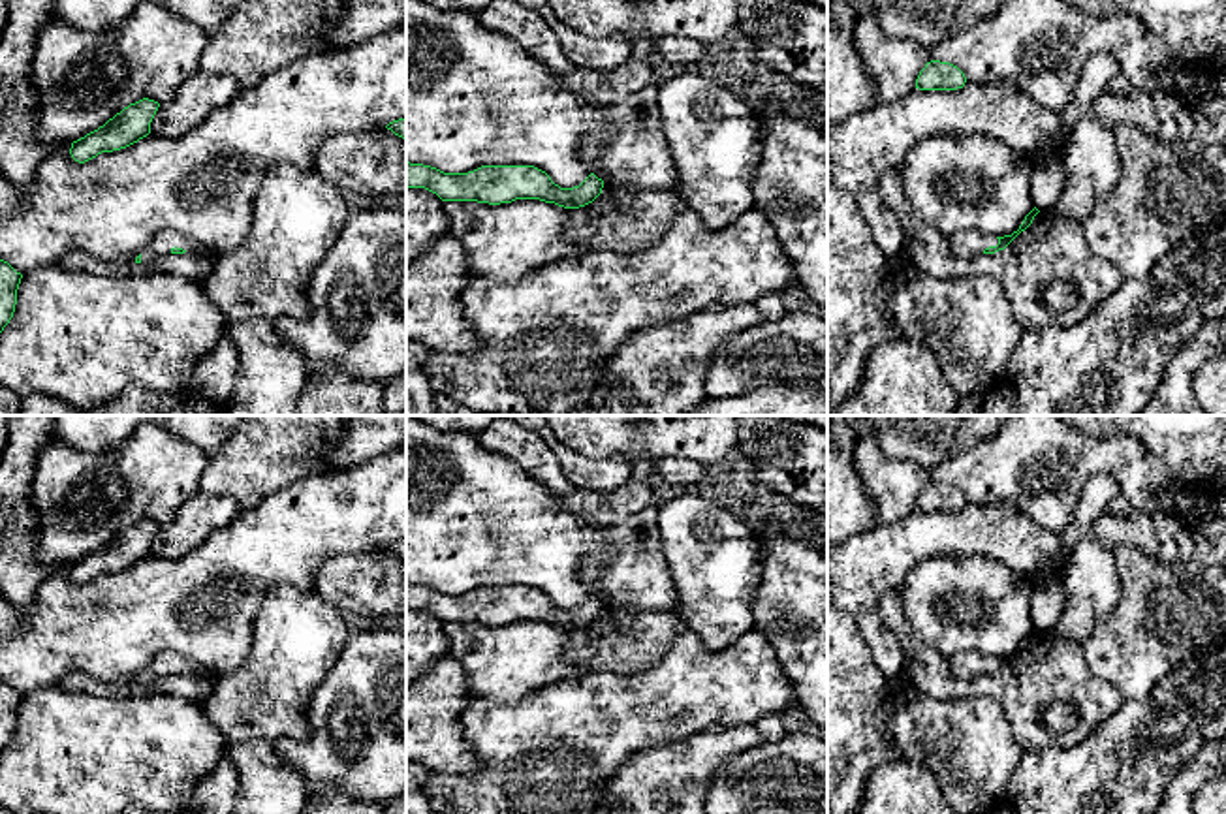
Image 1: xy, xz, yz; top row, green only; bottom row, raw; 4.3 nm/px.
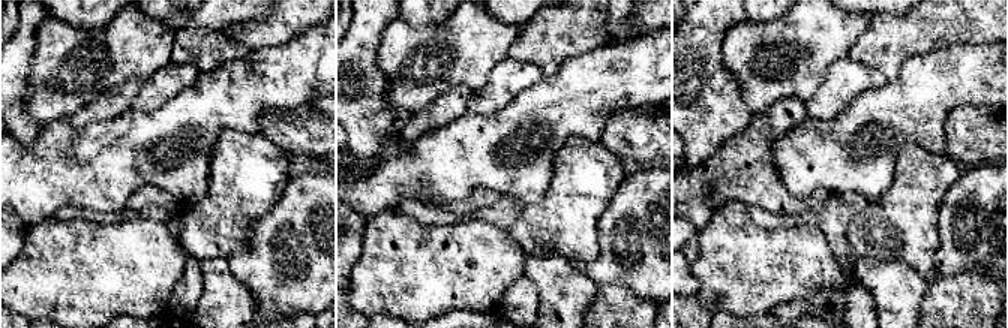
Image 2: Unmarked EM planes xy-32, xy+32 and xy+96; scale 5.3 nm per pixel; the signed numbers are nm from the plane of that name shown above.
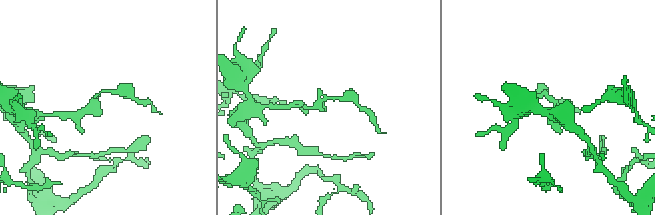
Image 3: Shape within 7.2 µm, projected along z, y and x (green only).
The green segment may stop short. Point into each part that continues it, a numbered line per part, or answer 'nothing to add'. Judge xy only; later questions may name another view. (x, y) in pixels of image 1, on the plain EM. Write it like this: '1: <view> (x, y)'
1: xy (160, 668)

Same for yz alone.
1: yz (965, 666)

